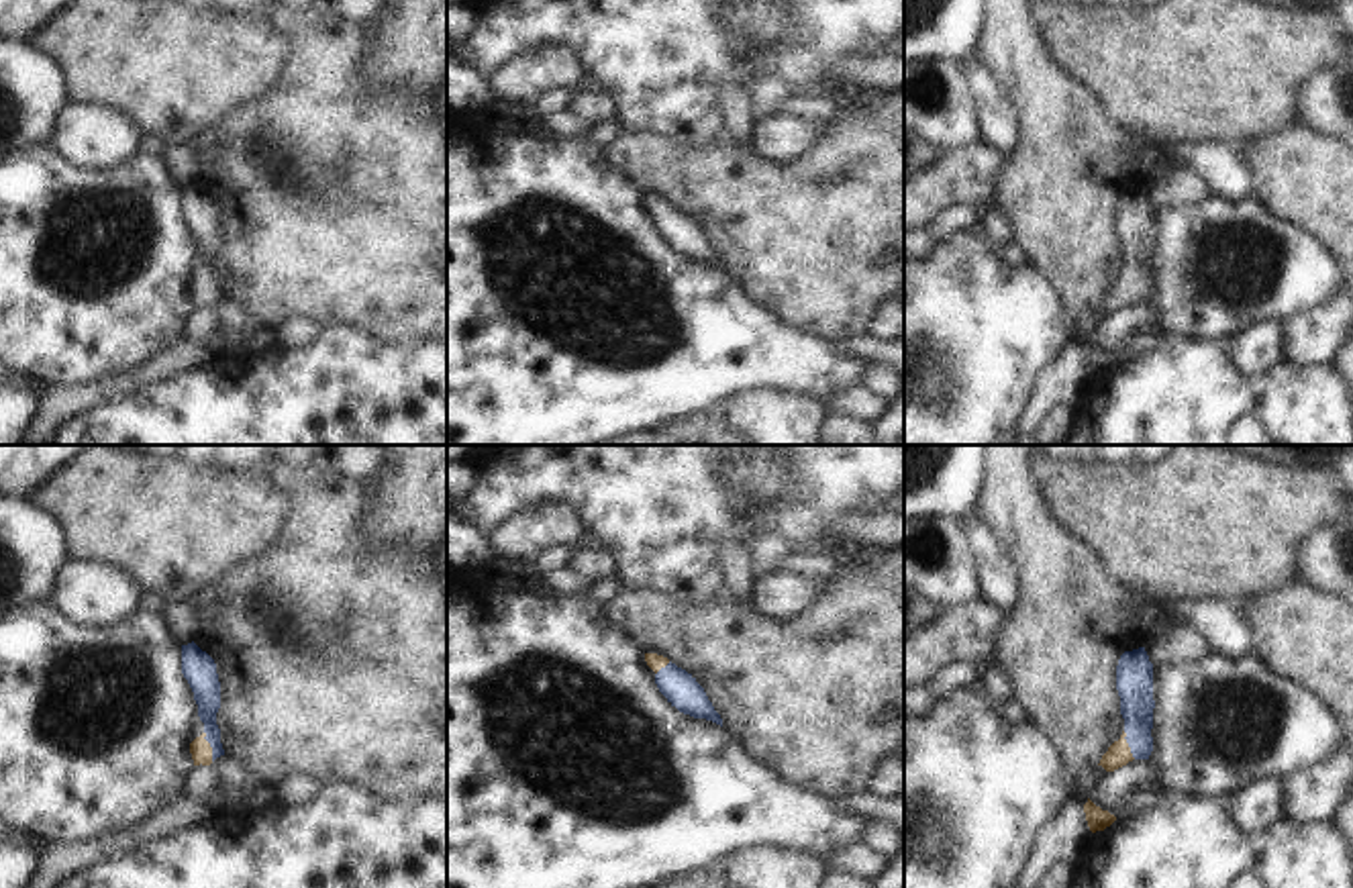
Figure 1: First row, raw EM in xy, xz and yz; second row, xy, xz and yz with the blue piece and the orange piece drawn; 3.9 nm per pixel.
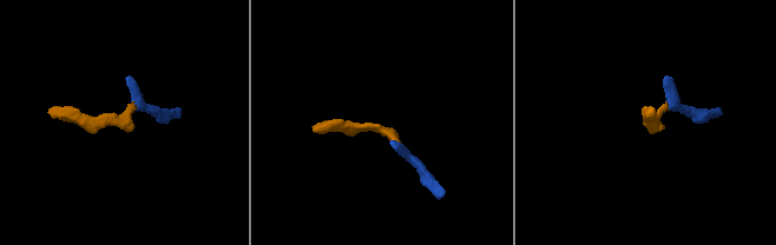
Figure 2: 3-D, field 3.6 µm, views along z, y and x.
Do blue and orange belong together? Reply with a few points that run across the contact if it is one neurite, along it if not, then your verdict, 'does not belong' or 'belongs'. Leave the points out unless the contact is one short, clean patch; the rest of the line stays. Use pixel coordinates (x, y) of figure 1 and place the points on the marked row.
line xy (205, 684), (211, 746), (201, 750); belongs

